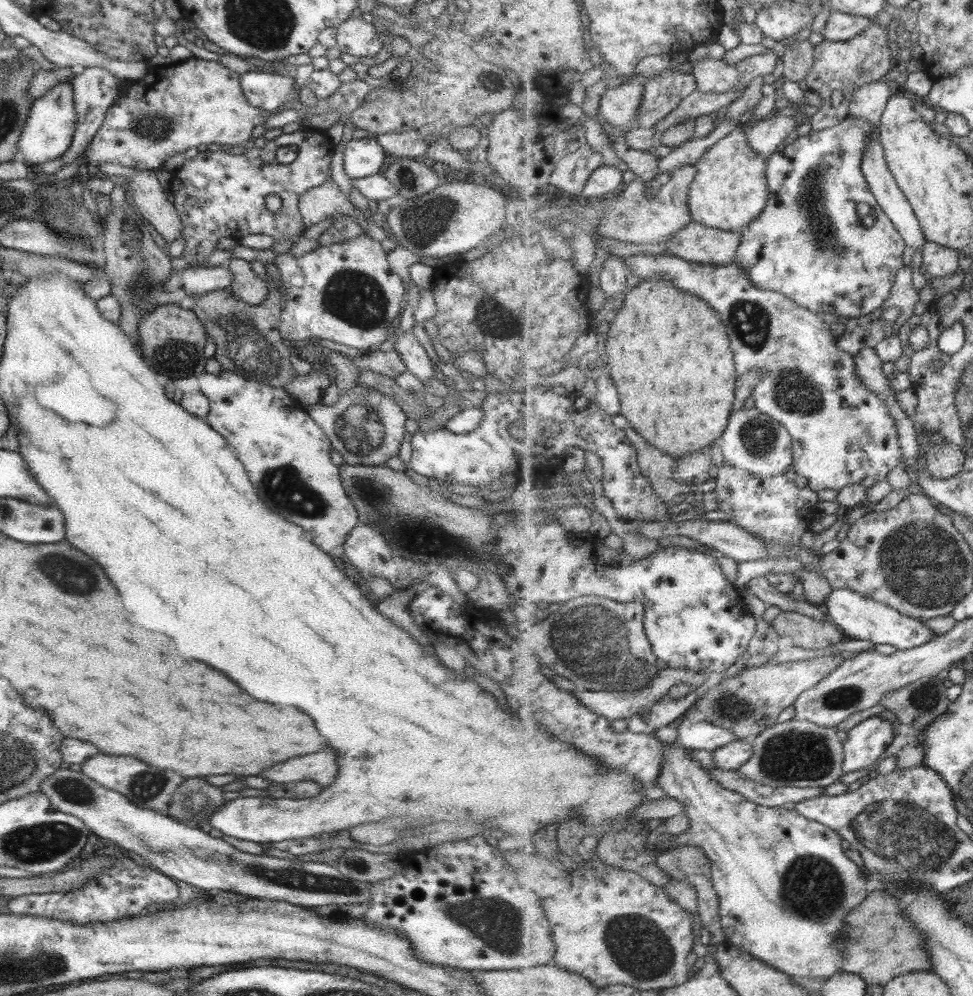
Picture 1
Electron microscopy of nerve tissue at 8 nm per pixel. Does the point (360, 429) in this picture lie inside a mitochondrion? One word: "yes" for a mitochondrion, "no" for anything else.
yes

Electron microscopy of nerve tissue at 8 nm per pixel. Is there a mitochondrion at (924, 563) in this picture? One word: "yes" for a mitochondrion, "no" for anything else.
yes

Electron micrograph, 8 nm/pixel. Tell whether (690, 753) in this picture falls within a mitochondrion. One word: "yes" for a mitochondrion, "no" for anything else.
no

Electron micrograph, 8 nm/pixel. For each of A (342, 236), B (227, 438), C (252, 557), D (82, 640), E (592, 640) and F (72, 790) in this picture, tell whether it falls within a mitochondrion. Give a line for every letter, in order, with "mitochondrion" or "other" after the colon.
A: other
B: other
C: other
D: other
E: mitochondrion
F: mitochondrion

